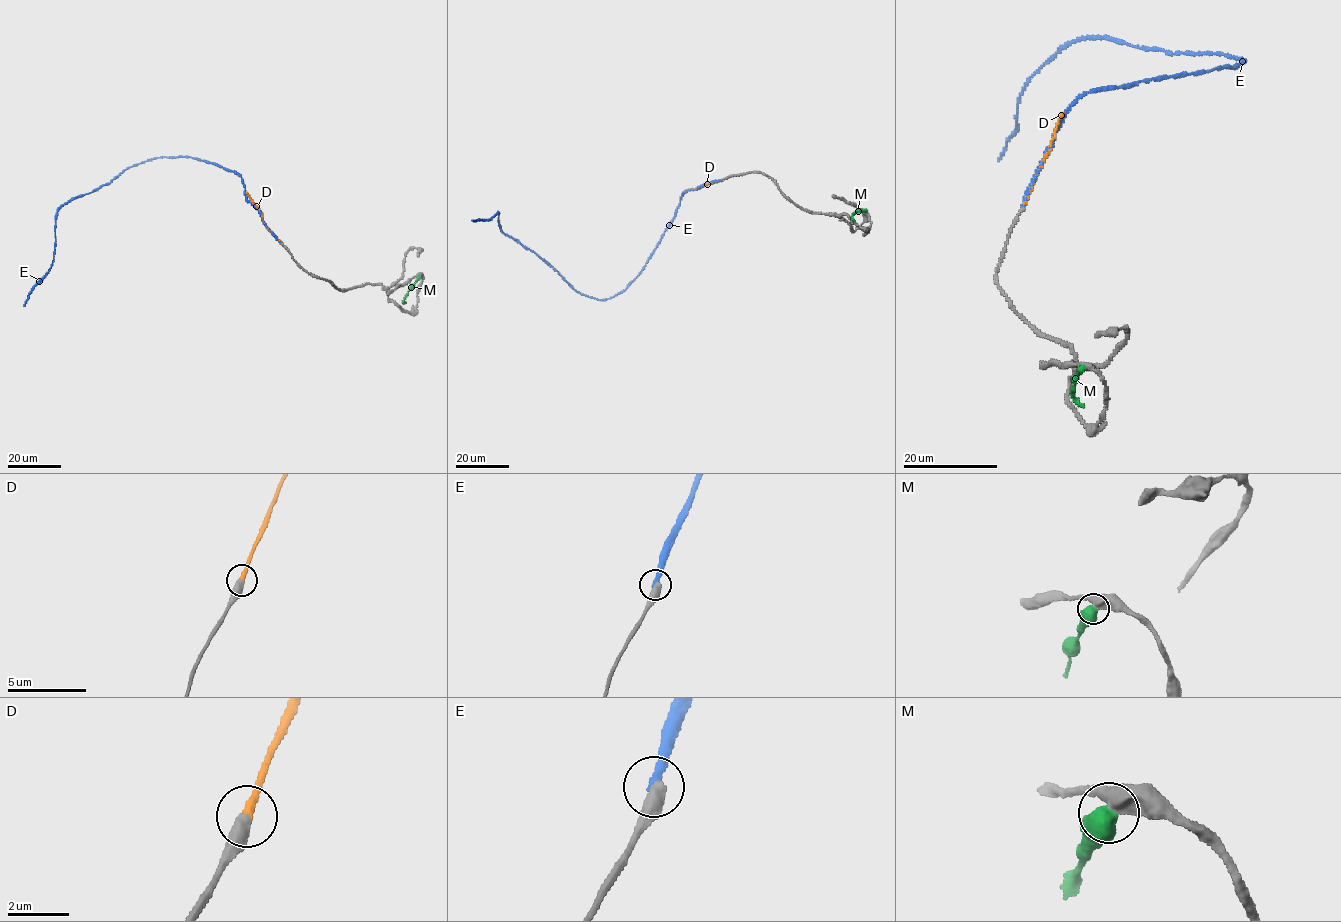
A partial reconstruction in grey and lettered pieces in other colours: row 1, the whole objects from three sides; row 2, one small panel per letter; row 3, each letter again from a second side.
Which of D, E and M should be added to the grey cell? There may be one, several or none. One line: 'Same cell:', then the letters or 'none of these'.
Same cell: D

